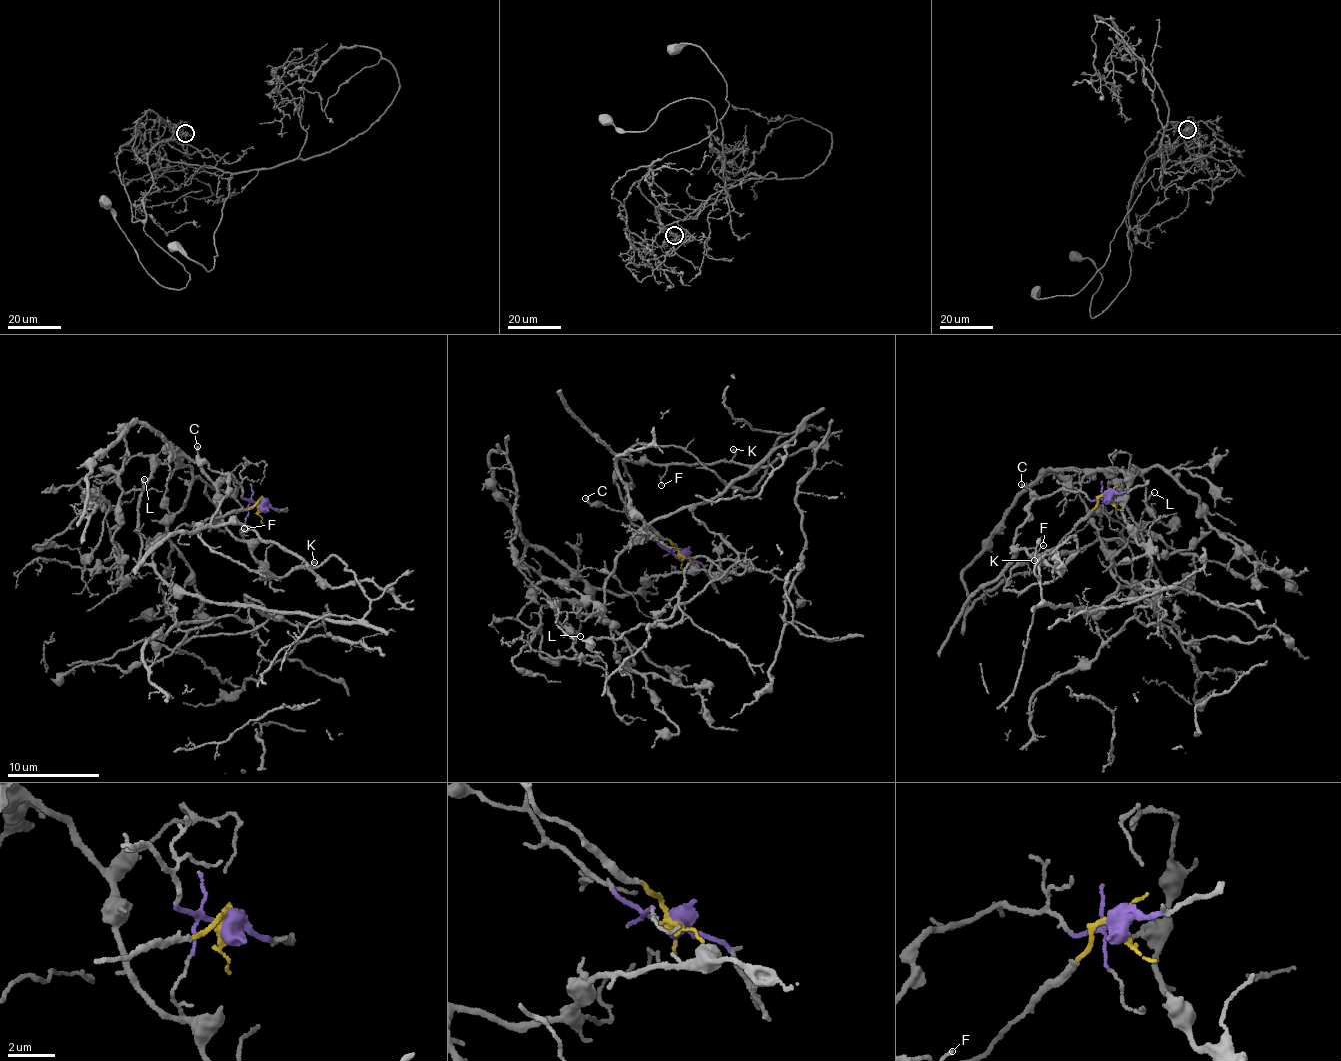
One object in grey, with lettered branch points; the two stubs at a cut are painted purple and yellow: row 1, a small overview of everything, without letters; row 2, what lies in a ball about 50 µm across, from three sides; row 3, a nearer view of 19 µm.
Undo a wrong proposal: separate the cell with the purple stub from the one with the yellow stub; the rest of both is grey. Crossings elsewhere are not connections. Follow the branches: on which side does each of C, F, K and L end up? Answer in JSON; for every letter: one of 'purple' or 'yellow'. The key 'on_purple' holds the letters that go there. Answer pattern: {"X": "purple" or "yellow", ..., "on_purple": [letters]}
{"C": "purple", "F": "purple", "K": "purple", "L": "yellow", "on_purple": ["C", "F", "K"]}

